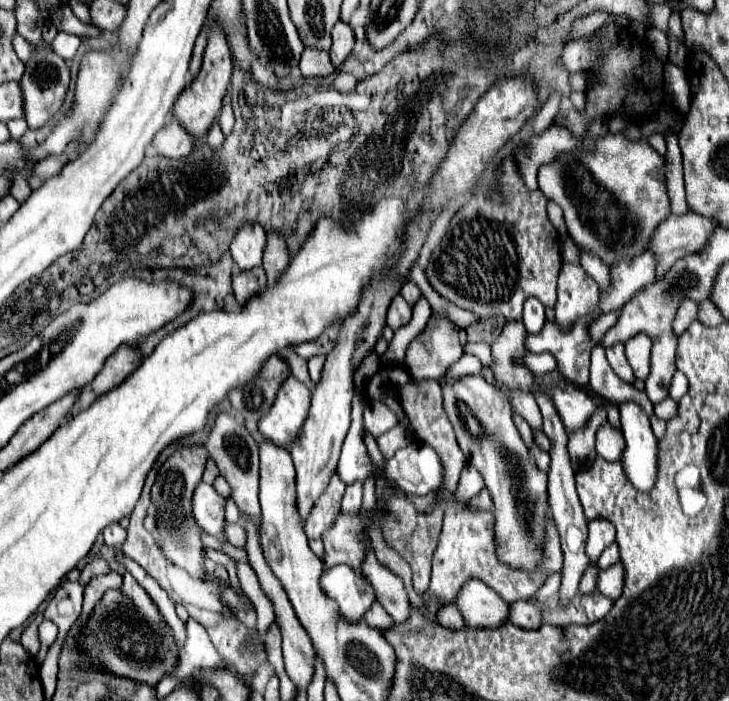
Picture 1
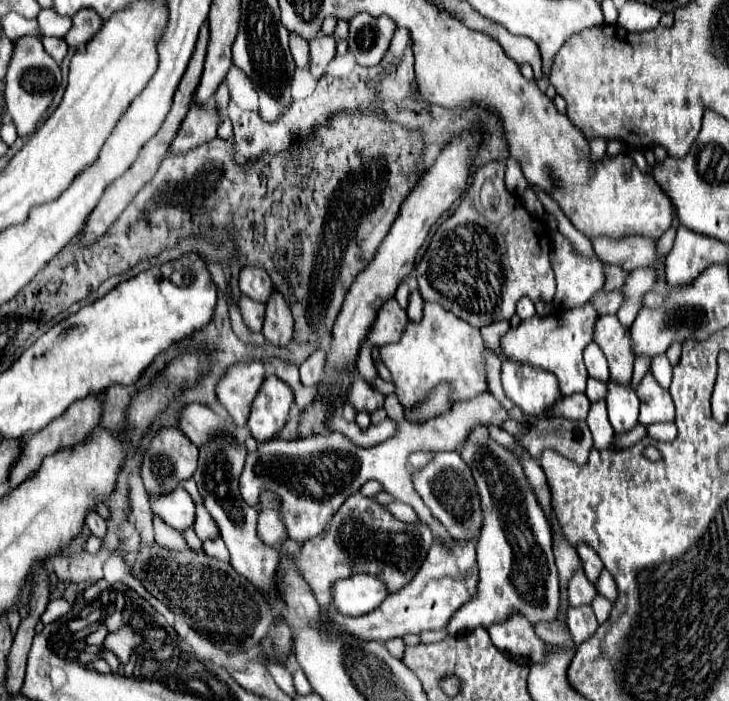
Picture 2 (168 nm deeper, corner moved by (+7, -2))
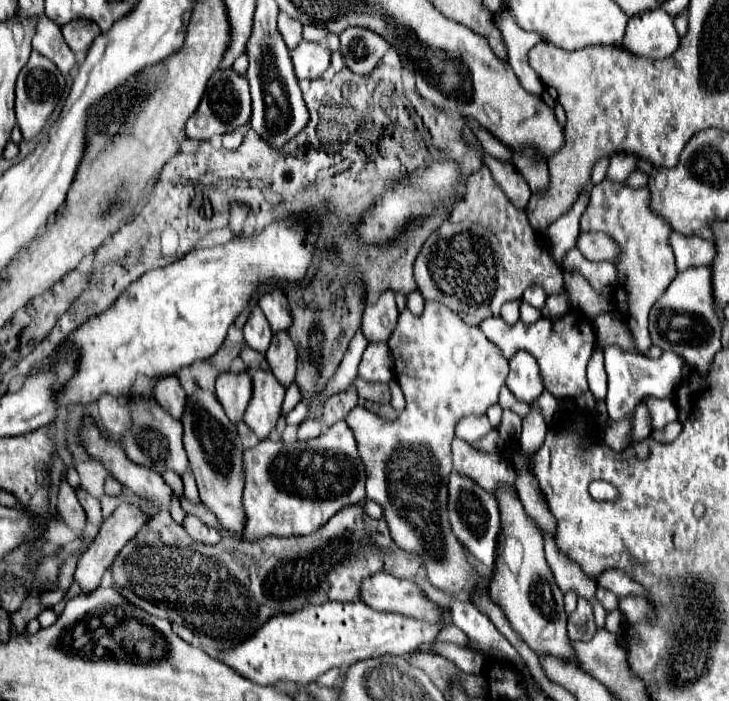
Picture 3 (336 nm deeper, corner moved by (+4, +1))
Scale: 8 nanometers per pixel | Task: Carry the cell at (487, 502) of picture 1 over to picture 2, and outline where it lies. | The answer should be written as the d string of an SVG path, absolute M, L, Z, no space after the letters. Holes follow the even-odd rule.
M391 501L387 505L387 511L393 513L395 519L399 519L399 521L409 521L409 523L415 521L415 511L411 509L411 505L405 505L405 503L399 503L399 501Z

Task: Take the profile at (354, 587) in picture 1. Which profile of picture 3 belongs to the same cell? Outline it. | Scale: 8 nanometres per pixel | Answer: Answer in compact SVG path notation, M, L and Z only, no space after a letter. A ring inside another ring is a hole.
M386 572L372 574L360 584L360 600L378 612L398 612L438 622L436 604L412 580L398 580Z

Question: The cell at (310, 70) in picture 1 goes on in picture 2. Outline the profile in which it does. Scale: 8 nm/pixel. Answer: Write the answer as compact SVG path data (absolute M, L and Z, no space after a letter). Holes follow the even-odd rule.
M289 33L289 47L291 47L291 55L295 59L295 65L301 69L307 69L309 63L309 43L299 37L297 33Z

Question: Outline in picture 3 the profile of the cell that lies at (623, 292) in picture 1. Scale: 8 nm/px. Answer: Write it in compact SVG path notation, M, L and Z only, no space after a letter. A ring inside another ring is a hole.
M564 314L556 320L540 318L532 324L524 324L518 320L514 326L508 326L502 318L486 318L486 322L480 322L480 328L486 338L494 342L502 350L502 354L506 354L506 358L512 358L512 354L516 354L518 350L528 350L538 360L546 390L552 392L556 398L578 398L588 390L586 364L596 346L594 326L590 326L588 318L570 320L568 314Z

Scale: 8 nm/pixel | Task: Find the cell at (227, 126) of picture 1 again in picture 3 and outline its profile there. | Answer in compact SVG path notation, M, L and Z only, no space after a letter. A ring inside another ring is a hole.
M234 130L234 132L224 134L222 136L222 144L224 144L224 148L230 148L230 150L238 148L242 144L242 132L240 130Z

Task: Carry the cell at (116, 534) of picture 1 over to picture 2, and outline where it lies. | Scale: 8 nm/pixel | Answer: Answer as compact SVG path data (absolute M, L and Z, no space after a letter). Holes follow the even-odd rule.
M95 511L87 513L87 517L85 517L85 525L87 525L87 527L91 529L91 533L93 533L93 535L97 535L99 539L103 539L103 537L105 537L105 531L107 531L105 519L103 519L101 515L97 515Z

